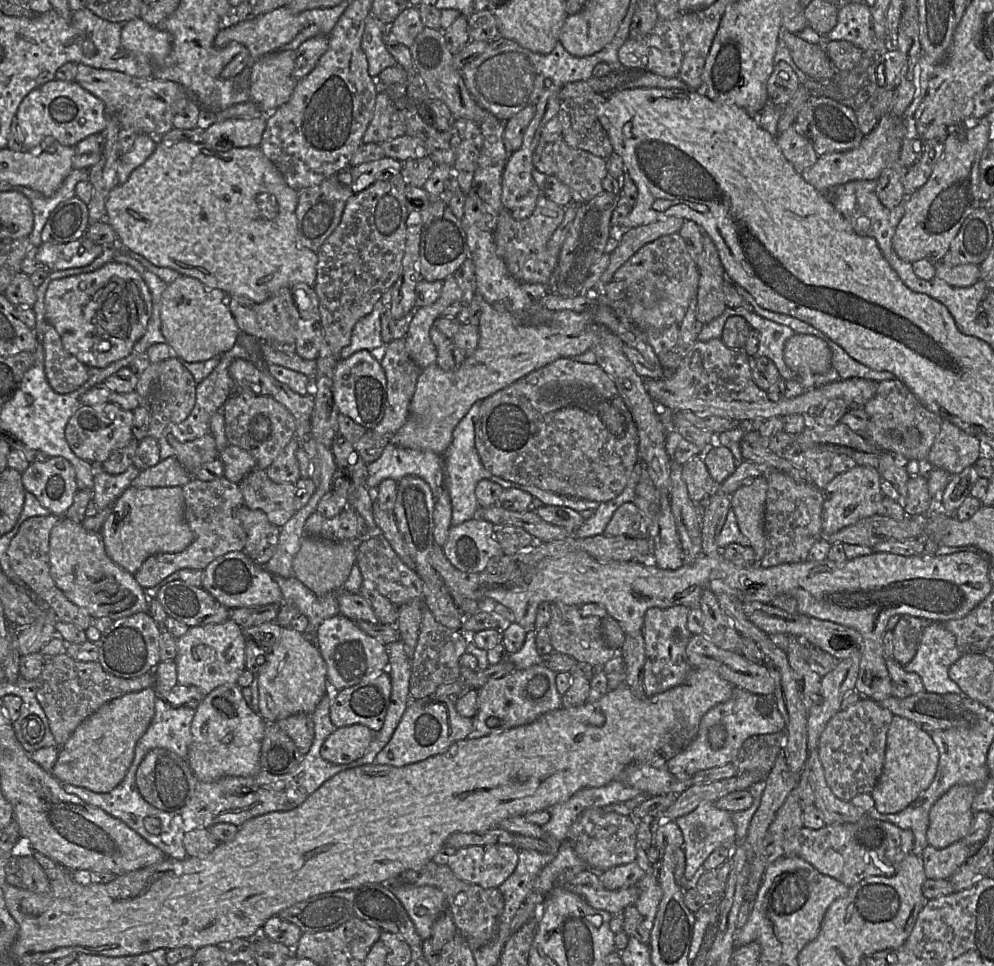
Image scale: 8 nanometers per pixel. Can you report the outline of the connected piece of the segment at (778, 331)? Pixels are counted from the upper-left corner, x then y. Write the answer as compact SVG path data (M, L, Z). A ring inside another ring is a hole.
M742 307L731 309L735 311L735 316L742 316L752 329L759 331L759 349L752 357L768 357L774 362L785 381L798 379L798 376L787 367L784 361L785 342L795 334L794 330Z

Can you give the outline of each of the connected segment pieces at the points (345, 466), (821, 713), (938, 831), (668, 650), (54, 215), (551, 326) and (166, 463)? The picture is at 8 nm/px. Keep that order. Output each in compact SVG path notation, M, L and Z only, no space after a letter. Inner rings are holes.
M337 434L333 440L333 452L336 471L332 477L328 492L321 498L316 511L325 518L334 518L354 501L354 492L365 486L367 466L354 449L353 443Z
M860 654L840 660L824 677L821 684L821 702L807 712L808 753L818 748L819 739L829 721L841 710L846 695L855 690L859 674Z
M955 785L934 803L926 833L930 846L943 849L969 834L975 815L972 803L977 792L972 785Z
M677 605L667 609L653 607L646 611L642 634L644 636L646 652L643 682L647 697L665 692L682 684L688 673L693 669L693 667L689 664L686 655L686 647L692 636L687 628L689 612L690 608L683 605Z
M75 195L53 210L43 227L41 240L53 244L72 242L84 236L88 226L88 204Z
M454 276L444 281L441 295L437 301L429 306L418 308L404 337L406 350L410 358L422 370L416 384L414 396L410 402L409 415L404 425L391 436L390 443L409 449L422 449L443 456L452 442L453 431L460 420L467 414L471 406L478 400L484 400L497 391L511 385L529 373L543 368L559 358L573 358L588 350L594 345L592 325L596 322L587 312L571 310L555 311L552 318L542 324L525 325L507 312L498 311L486 300L482 301L482 313L479 322L479 342L475 351L467 356L461 366L452 371L441 369L437 363L437 349L430 337L430 329L436 319L442 316L443 311L454 302L468 303L475 292L465 292L457 284Z
M169 457L155 466L141 471L131 482L136 488L184 486L193 479L176 457Z

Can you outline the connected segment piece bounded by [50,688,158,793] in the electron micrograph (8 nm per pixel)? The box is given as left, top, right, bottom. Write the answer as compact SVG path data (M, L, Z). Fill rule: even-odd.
M146 688L104 704L58 748L57 760L50 773L62 784L72 784L95 793L113 790L122 782L133 762L136 744L155 714L157 696L154 688Z

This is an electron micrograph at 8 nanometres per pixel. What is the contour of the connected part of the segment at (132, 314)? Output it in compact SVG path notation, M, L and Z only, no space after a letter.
M114 260L104 264L102 267L93 272L52 280L46 290L44 301L48 324L52 325L57 331L64 349L87 367L97 369L105 368L111 363L127 357L132 351L135 343L145 334L147 324L152 314L151 293L140 274L130 266L118 263Z

